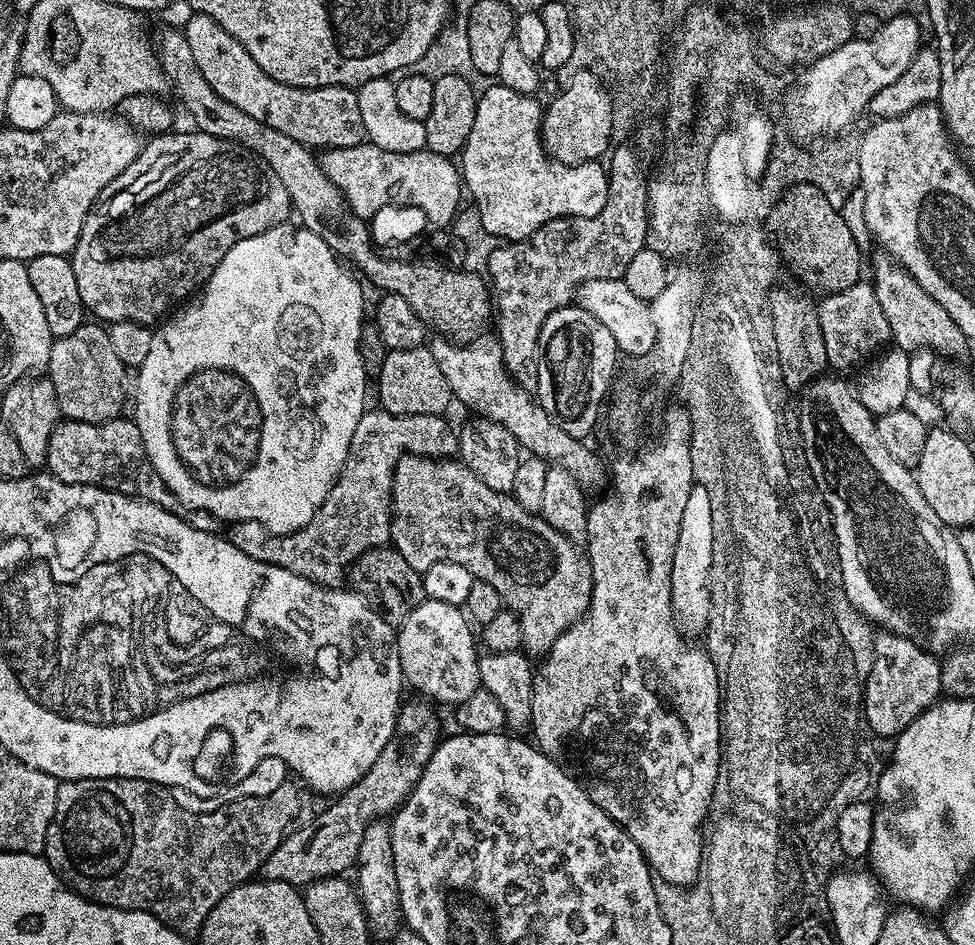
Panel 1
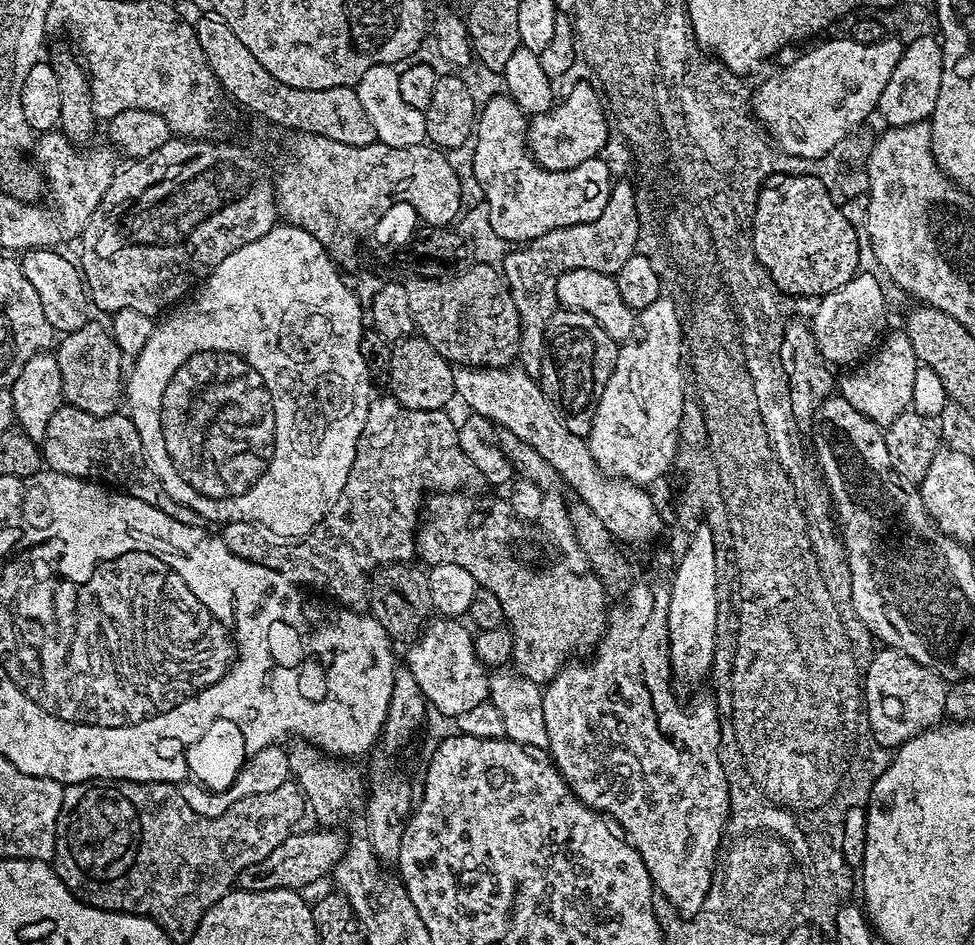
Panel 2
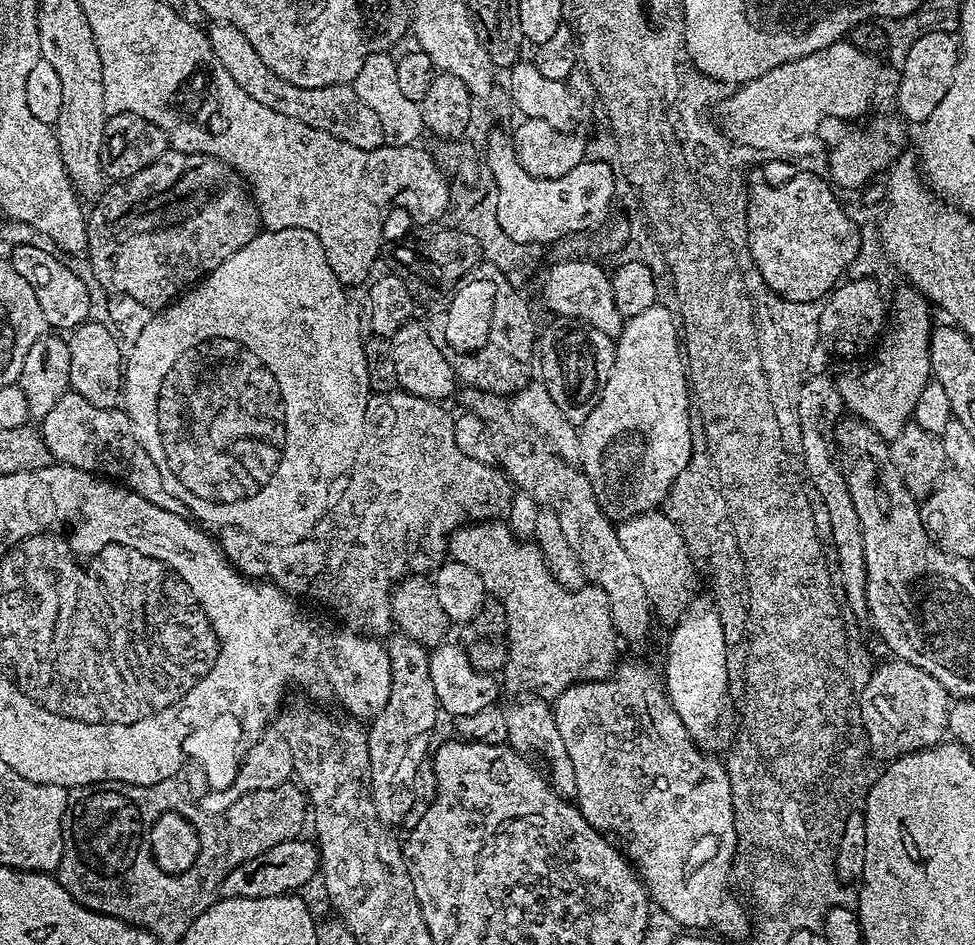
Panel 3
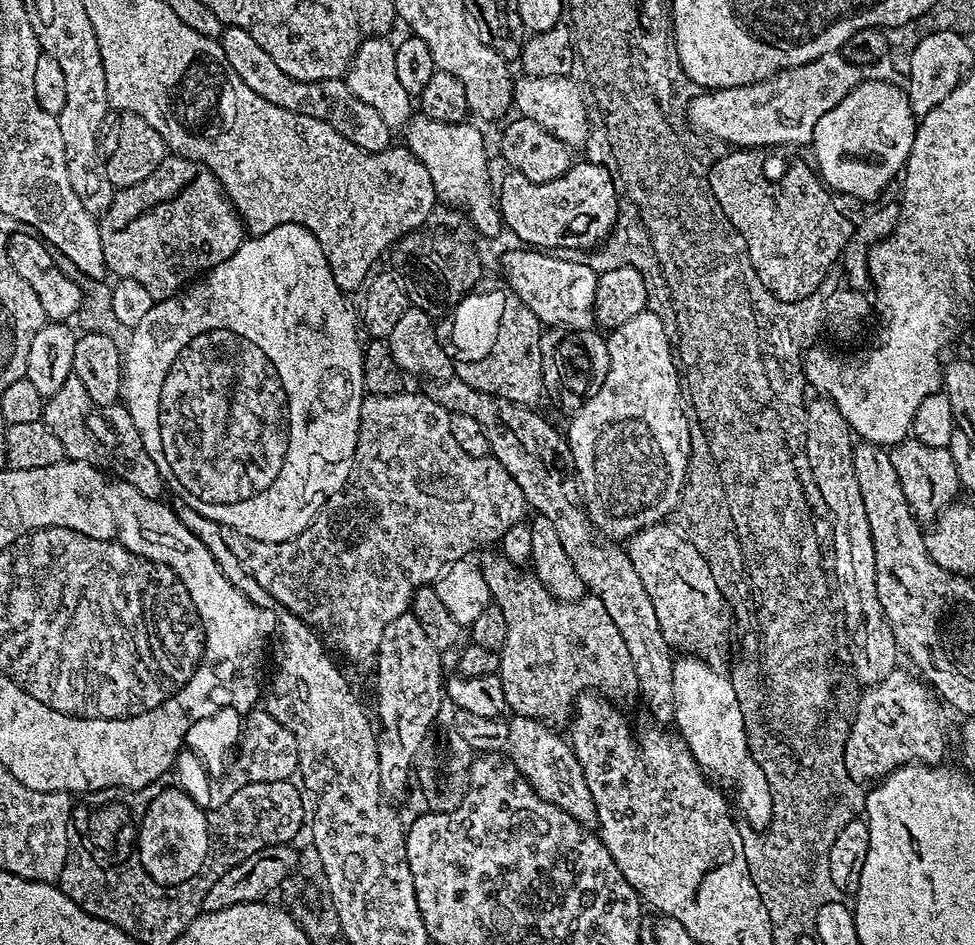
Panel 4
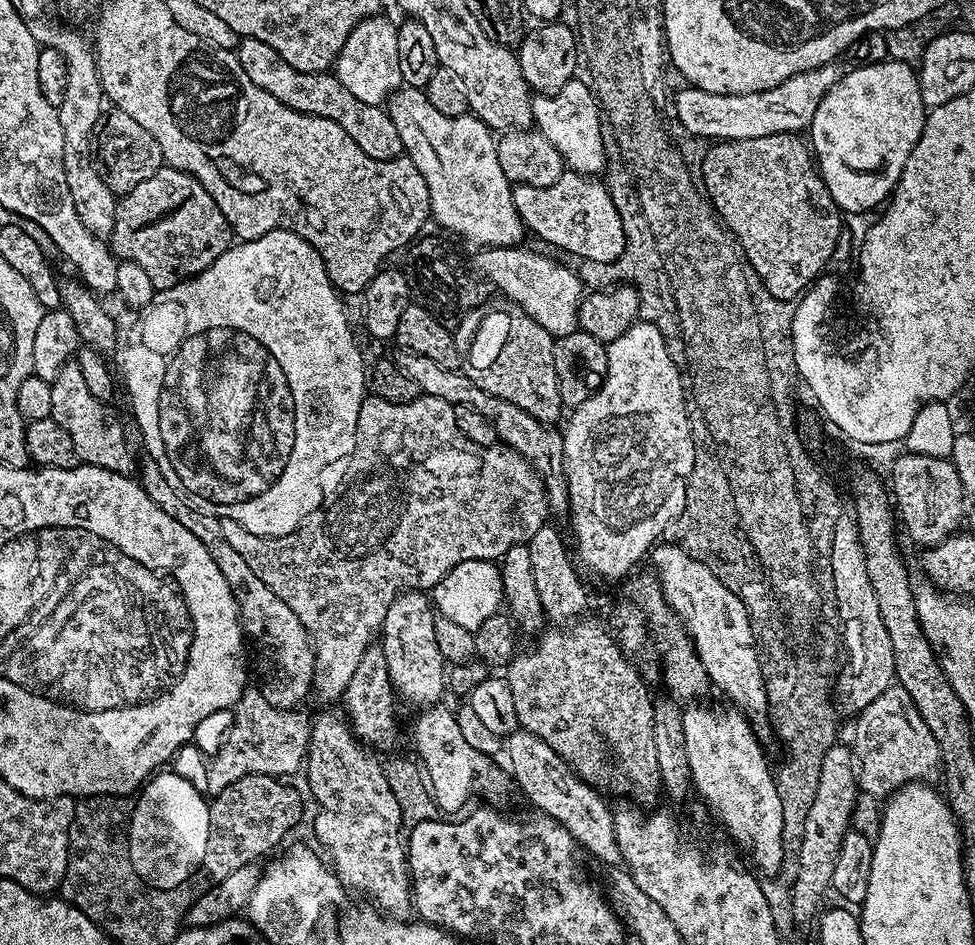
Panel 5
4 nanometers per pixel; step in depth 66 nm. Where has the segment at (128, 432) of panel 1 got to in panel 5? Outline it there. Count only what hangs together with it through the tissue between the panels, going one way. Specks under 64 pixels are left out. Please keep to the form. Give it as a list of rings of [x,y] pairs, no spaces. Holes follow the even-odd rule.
[[[70,362],[62,366],[62,370],[58,370],[58,378],[50,383],[51,418],[70,434],[79,463],[132,476],[138,468],[138,456],[132,453],[132,448],[128,445],[128,432],[111,408],[113,405],[90,394],[82,370],[78,370],[76,363]]]

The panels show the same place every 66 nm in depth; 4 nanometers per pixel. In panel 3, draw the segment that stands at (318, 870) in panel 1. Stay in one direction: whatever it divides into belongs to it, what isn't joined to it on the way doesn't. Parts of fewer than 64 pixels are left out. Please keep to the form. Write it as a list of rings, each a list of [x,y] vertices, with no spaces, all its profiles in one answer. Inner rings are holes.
[[[304,839],[279,842],[257,857],[242,862],[226,874],[219,895],[223,898],[274,898],[300,890],[303,884],[311,882],[312,875],[317,875],[320,866],[319,847],[311,839]]]

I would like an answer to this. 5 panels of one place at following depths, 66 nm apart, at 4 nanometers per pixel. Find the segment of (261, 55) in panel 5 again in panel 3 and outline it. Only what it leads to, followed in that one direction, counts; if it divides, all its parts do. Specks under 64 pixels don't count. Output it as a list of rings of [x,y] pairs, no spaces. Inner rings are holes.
[[[211,21],[206,28],[208,41],[218,54],[218,64],[221,64],[254,98],[254,102],[262,102],[262,106],[270,106],[270,110],[278,110],[278,114],[286,114],[286,118],[298,118],[298,122],[306,122],[306,126],[314,126],[318,130],[326,130],[326,134],[334,134],[334,138],[342,138],[342,142],[350,142],[350,146],[358,146],[358,150],[374,150],[385,147],[382,134],[382,122],[378,122],[378,114],[358,98],[352,84],[335,84],[321,88],[294,86],[286,82],[286,78],[278,78],[262,58],[258,58],[258,50],[246,42],[246,34],[238,30],[238,26],[230,26],[230,22]]]

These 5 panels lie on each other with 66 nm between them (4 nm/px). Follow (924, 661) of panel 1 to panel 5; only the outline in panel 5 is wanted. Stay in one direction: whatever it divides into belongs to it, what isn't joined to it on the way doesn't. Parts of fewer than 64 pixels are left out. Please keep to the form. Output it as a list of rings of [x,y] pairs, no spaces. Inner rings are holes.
[[[899,686],[887,688],[862,709],[854,721],[850,751],[856,786],[863,795],[890,798],[898,789],[913,782],[931,781],[931,776],[941,771],[938,742],[934,742],[930,726],[922,722],[910,694]]]

